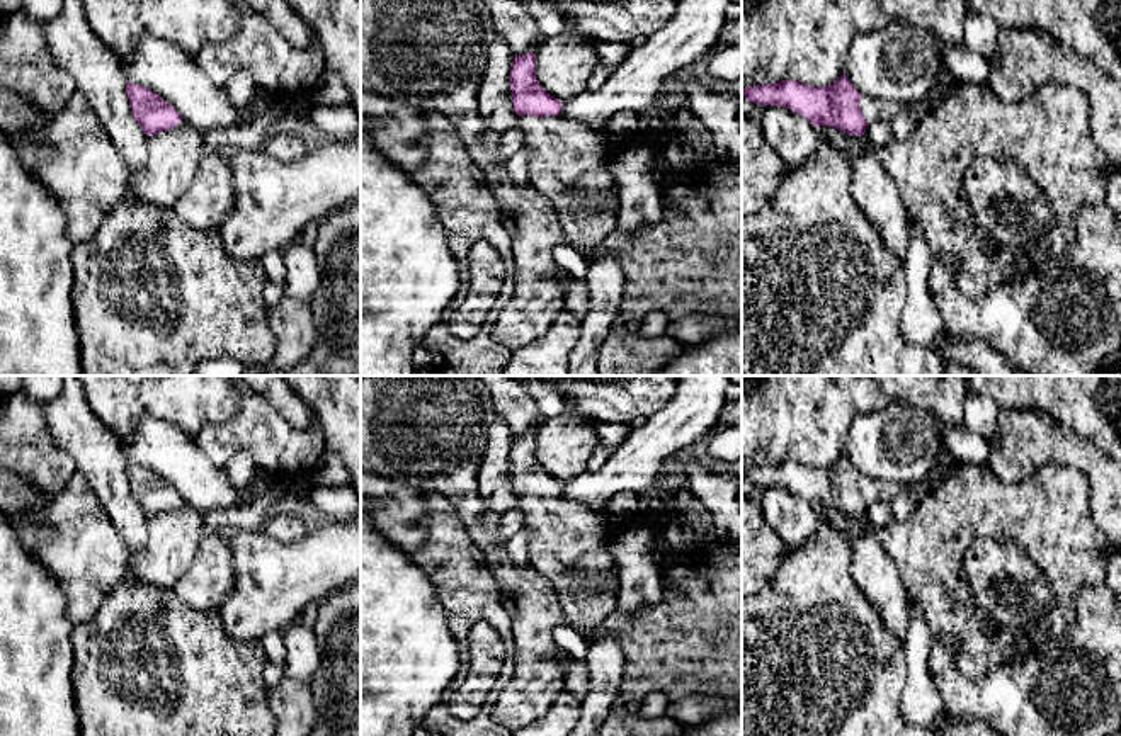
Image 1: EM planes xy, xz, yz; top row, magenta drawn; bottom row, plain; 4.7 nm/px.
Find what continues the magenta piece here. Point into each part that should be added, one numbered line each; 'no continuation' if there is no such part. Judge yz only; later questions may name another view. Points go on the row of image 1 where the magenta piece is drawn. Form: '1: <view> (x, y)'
1: yz (873, 109)

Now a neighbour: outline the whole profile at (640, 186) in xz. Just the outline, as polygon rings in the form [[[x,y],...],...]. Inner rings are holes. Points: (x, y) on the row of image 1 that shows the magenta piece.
[[[633,134],[633,141],[621,153],[607,158],[607,168],[617,185],[617,231],[636,233],[655,226],[663,212],[665,180],[658,158],[645,134]]]

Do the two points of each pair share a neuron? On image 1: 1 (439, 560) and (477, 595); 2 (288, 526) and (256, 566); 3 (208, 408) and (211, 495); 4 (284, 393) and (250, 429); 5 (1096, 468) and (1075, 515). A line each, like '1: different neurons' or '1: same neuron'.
1: same neuron
2: different neurons
3: different neurons
4: different neurons
5: different neurons

